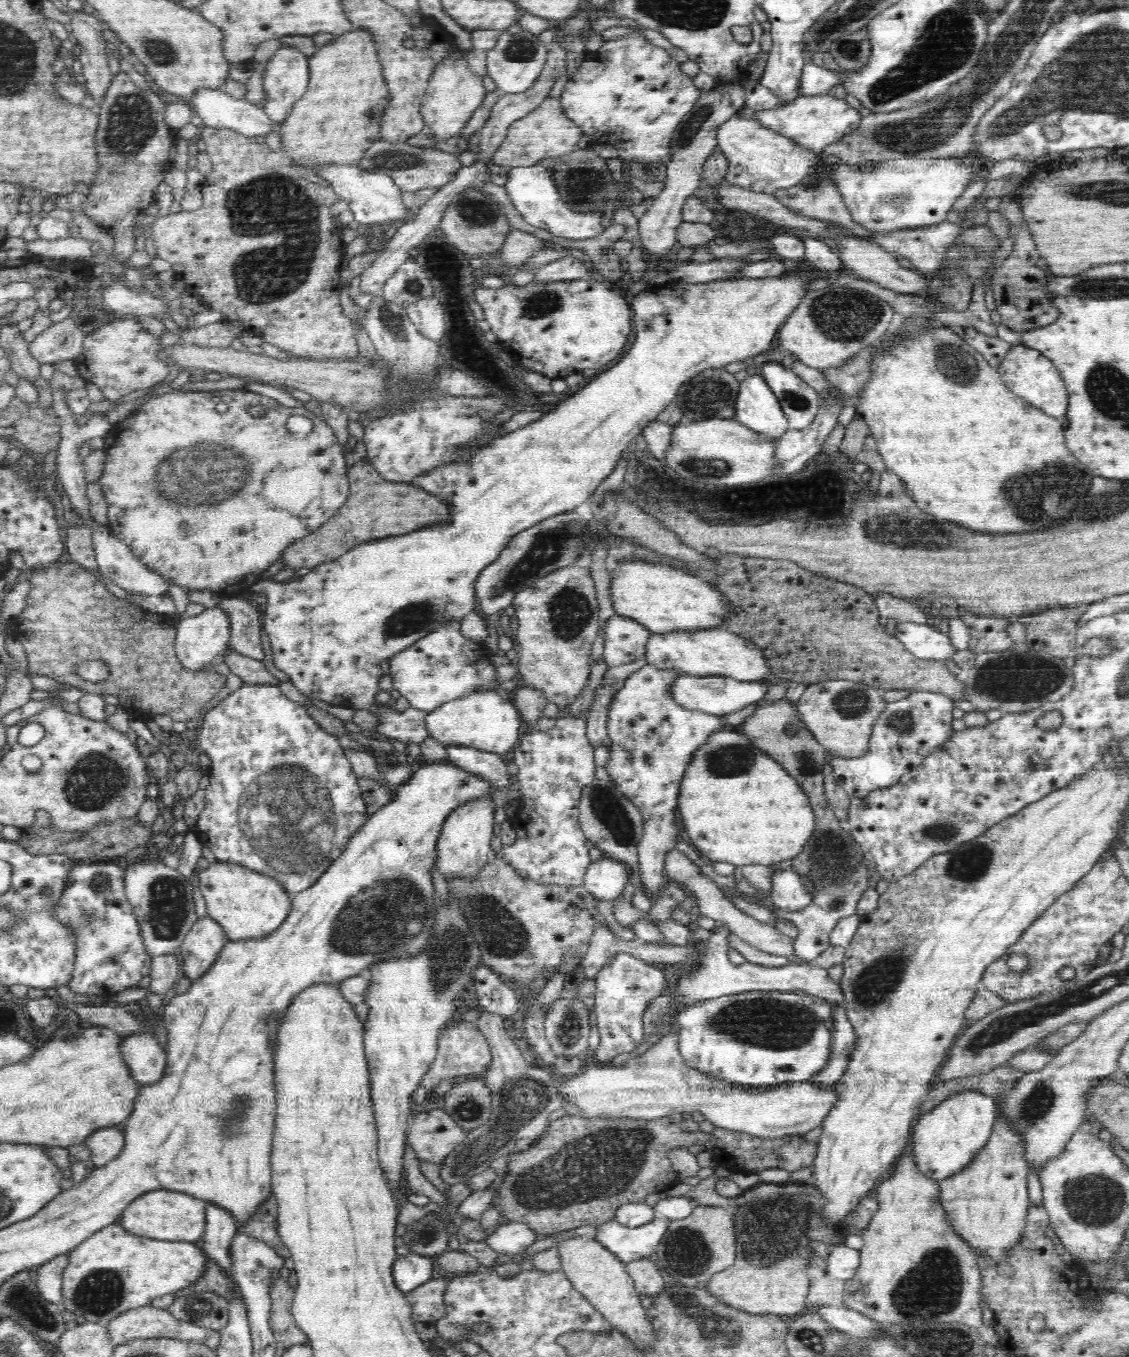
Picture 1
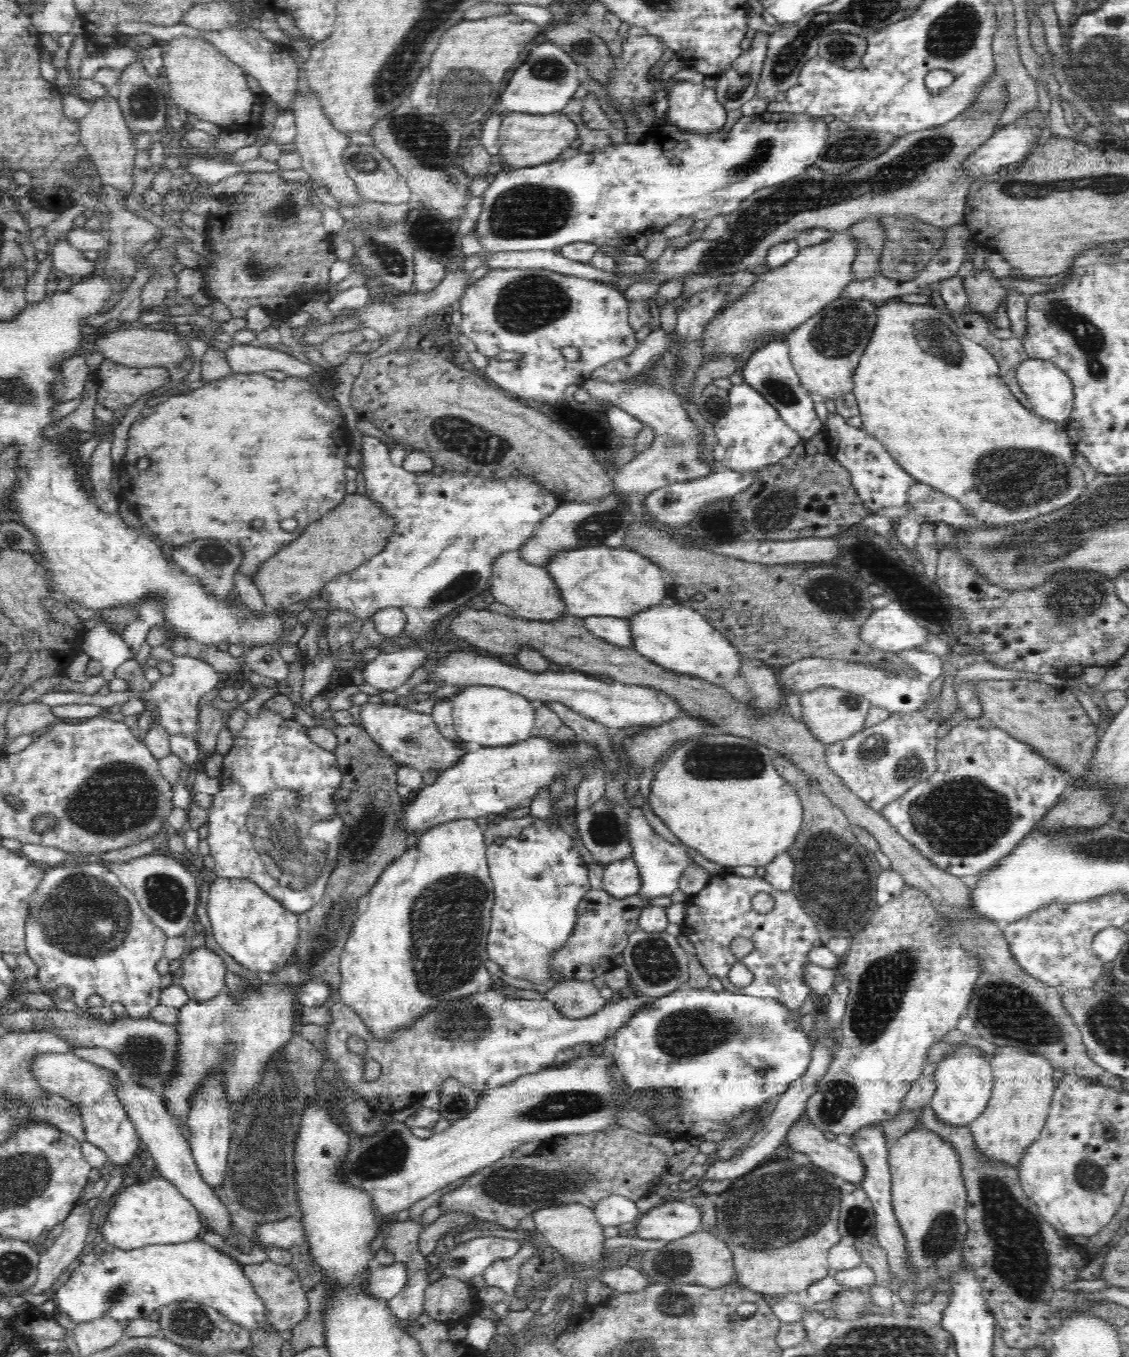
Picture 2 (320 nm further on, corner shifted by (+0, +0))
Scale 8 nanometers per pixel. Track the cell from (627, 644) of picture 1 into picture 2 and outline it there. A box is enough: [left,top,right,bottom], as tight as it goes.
[583,616,633,648]

